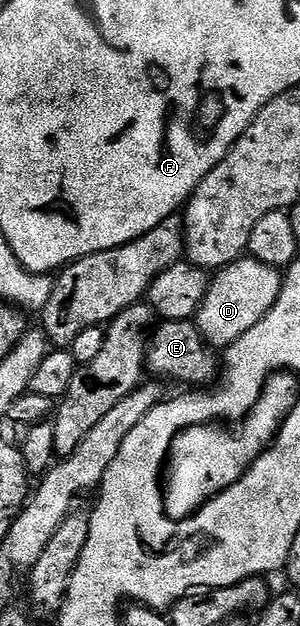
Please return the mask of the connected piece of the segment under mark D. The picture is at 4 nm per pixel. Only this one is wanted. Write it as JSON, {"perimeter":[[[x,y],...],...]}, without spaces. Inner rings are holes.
{"perimeter":[[[245,256],[215,271],[208,283],[208,291],[196,313],[195,323],[205,342],[213,348],[227,348],[237,342],[278,300],[282,274],[277,267],[262,264],[258,259]]]}

